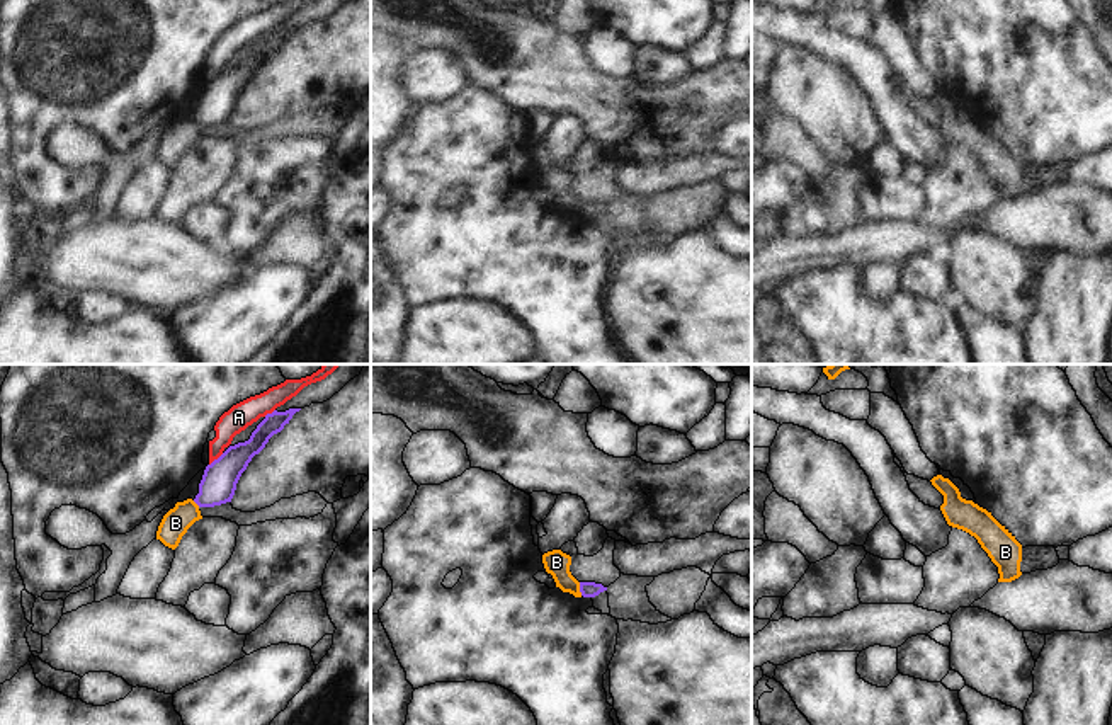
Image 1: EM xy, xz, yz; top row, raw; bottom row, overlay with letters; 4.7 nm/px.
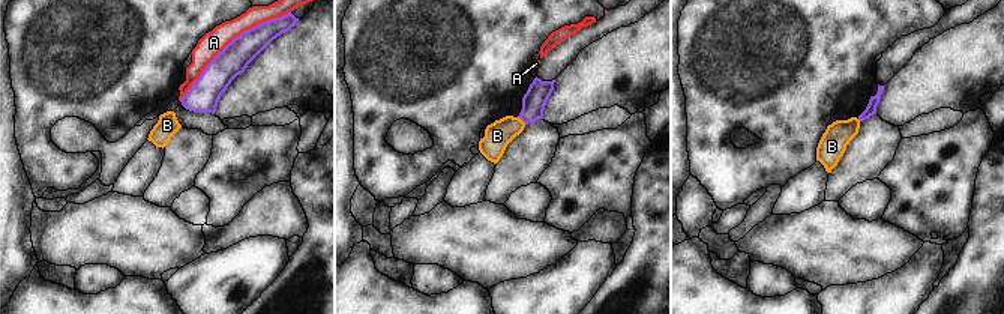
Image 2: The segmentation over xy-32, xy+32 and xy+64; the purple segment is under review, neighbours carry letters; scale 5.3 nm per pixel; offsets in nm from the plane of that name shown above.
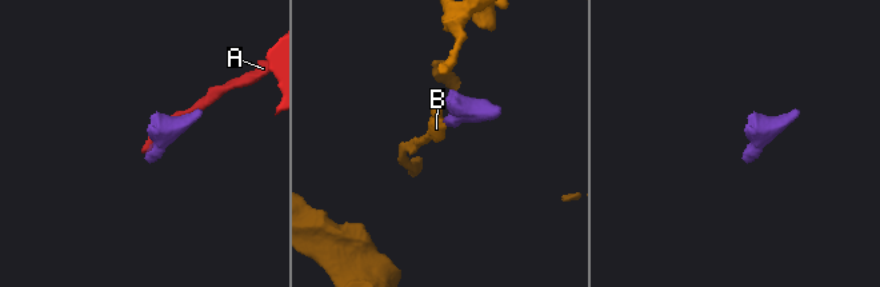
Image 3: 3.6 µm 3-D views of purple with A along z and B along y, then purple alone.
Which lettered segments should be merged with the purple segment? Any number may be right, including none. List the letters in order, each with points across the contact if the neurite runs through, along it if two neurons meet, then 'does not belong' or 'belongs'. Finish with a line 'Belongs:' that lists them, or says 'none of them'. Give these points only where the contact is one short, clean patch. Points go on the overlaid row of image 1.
A: does not belong
B: border xz (578, 582), (582, 594); does not belong
Belongs: none of them

